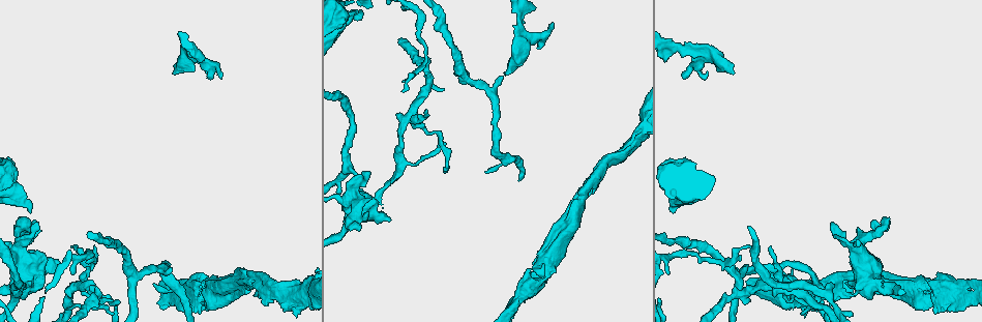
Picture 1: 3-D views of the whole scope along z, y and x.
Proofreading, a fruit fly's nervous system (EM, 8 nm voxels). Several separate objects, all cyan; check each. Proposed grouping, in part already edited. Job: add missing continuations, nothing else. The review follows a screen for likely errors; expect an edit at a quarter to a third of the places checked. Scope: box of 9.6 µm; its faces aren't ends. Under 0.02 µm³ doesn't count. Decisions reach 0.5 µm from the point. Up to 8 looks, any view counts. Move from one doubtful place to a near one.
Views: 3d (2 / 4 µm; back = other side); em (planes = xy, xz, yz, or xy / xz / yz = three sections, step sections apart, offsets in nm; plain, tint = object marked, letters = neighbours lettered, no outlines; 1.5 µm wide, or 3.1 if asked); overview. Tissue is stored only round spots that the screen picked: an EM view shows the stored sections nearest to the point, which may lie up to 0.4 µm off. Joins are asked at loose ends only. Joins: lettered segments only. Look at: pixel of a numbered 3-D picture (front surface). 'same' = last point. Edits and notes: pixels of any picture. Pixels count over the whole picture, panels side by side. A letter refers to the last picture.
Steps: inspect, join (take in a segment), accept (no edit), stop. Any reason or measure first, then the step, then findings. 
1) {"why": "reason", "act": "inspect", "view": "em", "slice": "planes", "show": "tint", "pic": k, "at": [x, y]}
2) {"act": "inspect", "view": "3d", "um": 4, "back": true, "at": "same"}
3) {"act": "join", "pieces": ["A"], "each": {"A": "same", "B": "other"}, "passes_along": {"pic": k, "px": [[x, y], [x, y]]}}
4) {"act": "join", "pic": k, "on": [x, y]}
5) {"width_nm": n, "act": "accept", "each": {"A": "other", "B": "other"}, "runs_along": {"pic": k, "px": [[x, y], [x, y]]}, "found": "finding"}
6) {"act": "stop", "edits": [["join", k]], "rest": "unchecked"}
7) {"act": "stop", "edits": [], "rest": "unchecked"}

{"why": "tapers out", "act": "inspect", "view": "3d", "um": 2, "back": true, "pic": 1, "at": [553, 24]}

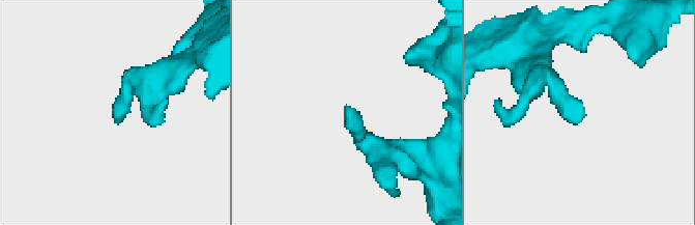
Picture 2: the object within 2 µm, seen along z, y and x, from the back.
{"act": "inspect", "view": "em", "slice": "planes", "show": "plain", "pic": 2, "at": [584, 113]}

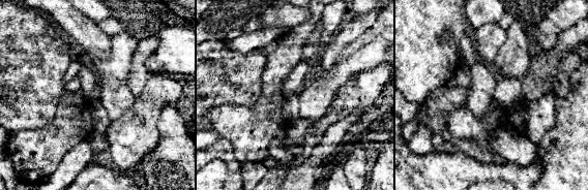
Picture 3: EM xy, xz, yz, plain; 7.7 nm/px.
{"act": "inspect", "view": "em", "slice": "planes", "show": "letters", "at": "same"}

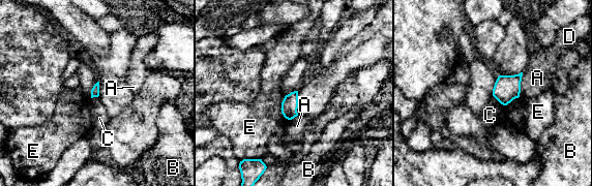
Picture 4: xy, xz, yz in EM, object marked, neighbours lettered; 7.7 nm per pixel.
{"act": "accept", "each": {"A": "other", "B": "other", "C": "other", "D": "other", "E": "other"}, "border": {"pic": 4, "px": [[494, 96], [503, 105]]}, "found": "none of them fits"}

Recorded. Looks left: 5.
{"act": "inspect", "view": "3d", "um": 4, "pic": 1, "at": [502, 76]}

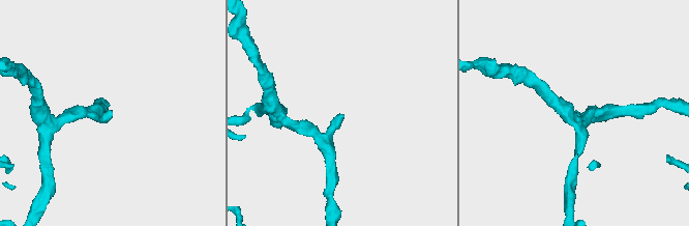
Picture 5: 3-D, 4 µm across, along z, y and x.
{"act": "inspect", "view": "em", "slice": "planes", "show": "letters", "pic": 5, "at": [343, 116]}

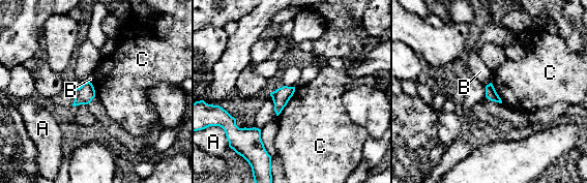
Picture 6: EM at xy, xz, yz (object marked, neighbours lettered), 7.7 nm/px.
{"act": "accept", "each": {"A": "other", "B": "other", "C": "other"}, "found": "none of them fits"}

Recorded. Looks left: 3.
{"why": "branch stops here", "act": "inspect", "view": "em", "slice": "planes", "show": "plain", "pic": 1, "at": [852, 295]}

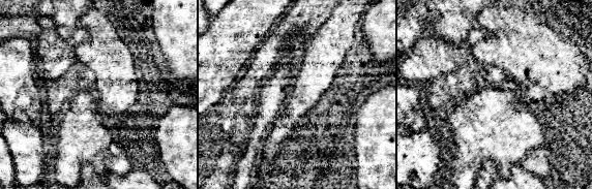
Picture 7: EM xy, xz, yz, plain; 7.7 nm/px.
{"why": "see the neighbours", "act": "inspect", "view": "em", "slice": "planes", "show": "letters", "at": "same"}

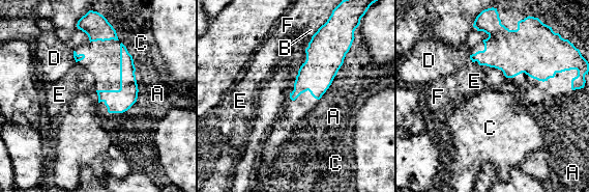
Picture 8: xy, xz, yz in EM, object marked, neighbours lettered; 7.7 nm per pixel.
{"act": "accept", "each": {"A": "other", "B": "other", "C": "other", "D": "other", "E": "other", "F": "other"}, "found": "none of them fits"}

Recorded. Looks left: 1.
{"act": "stop", "edits": [], "rest": "unchecked"}

